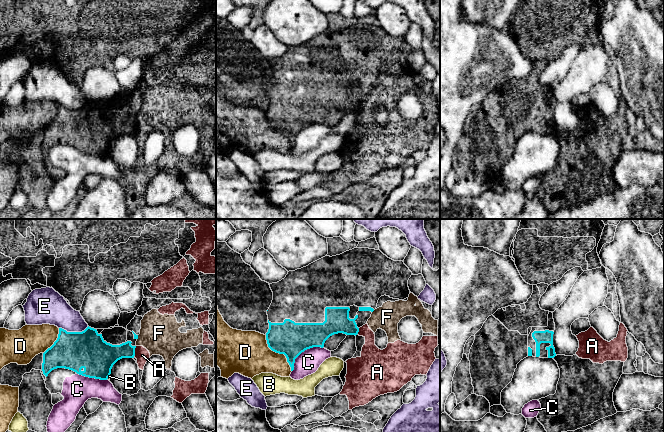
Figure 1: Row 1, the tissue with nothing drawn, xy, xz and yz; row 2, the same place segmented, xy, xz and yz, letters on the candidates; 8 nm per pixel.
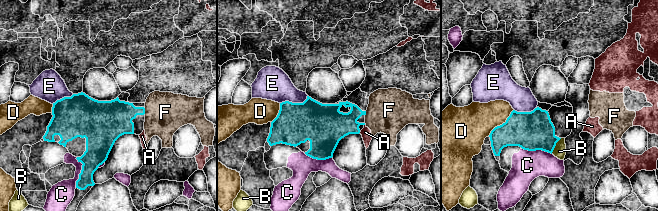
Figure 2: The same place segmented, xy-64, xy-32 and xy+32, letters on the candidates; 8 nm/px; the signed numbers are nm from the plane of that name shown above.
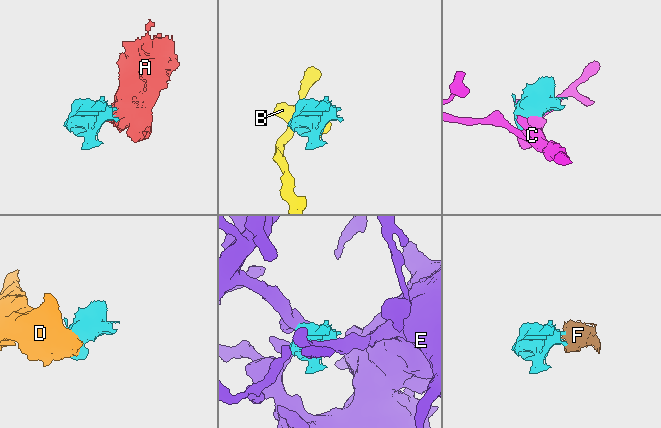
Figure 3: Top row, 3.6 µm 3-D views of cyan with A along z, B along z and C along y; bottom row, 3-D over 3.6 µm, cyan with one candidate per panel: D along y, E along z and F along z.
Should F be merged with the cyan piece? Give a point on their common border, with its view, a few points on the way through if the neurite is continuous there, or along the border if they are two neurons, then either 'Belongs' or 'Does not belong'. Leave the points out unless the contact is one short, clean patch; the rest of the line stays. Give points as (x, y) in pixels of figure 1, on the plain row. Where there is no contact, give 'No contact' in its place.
Touches cyan at xy (137, 113). Boundary: xy (138, 111), (137, 115). Does not belong

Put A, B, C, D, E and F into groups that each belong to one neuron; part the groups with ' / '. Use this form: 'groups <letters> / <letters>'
groups A F / B / C / D / E

